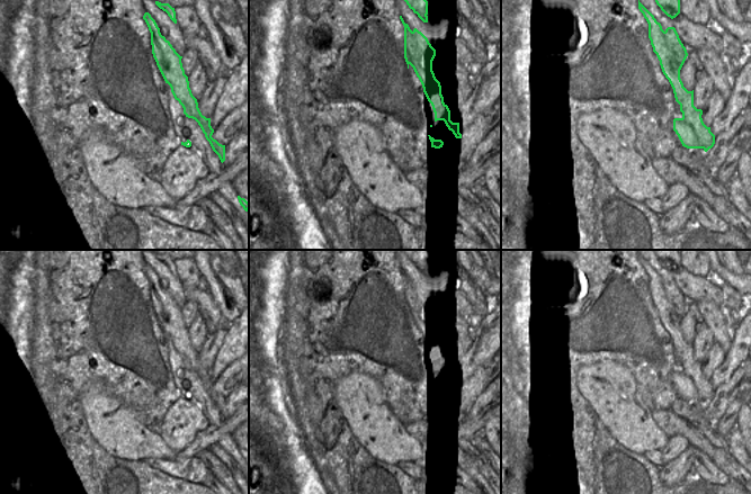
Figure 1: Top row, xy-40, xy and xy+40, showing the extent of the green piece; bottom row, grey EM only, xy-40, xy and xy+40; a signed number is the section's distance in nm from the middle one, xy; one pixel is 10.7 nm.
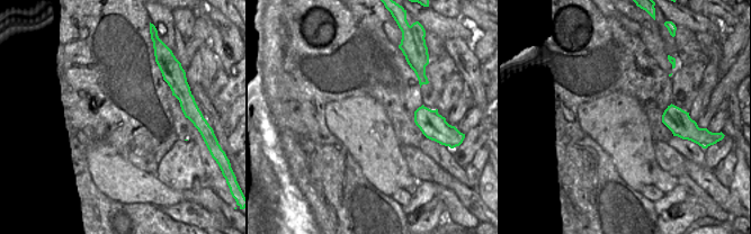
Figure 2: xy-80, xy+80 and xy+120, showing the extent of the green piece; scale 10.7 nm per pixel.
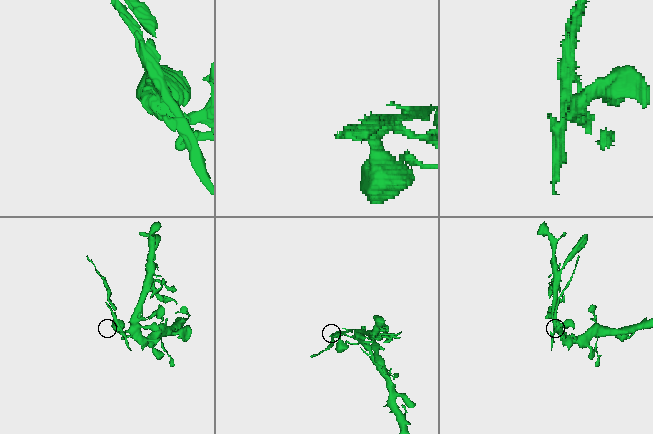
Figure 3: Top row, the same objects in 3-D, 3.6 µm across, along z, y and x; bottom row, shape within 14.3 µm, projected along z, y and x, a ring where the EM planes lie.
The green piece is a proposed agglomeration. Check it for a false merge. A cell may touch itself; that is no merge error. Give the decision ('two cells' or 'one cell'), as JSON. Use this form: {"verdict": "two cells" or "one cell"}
{"verdict": "two cells"}

